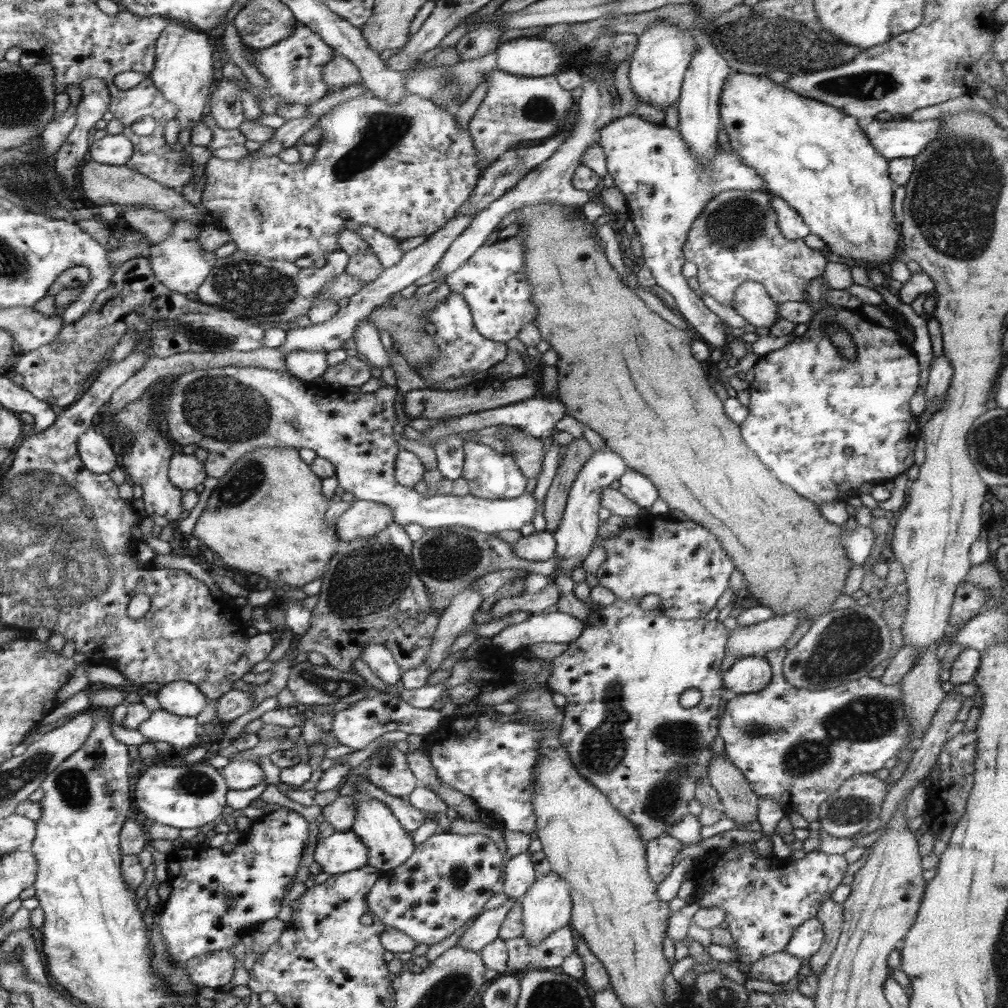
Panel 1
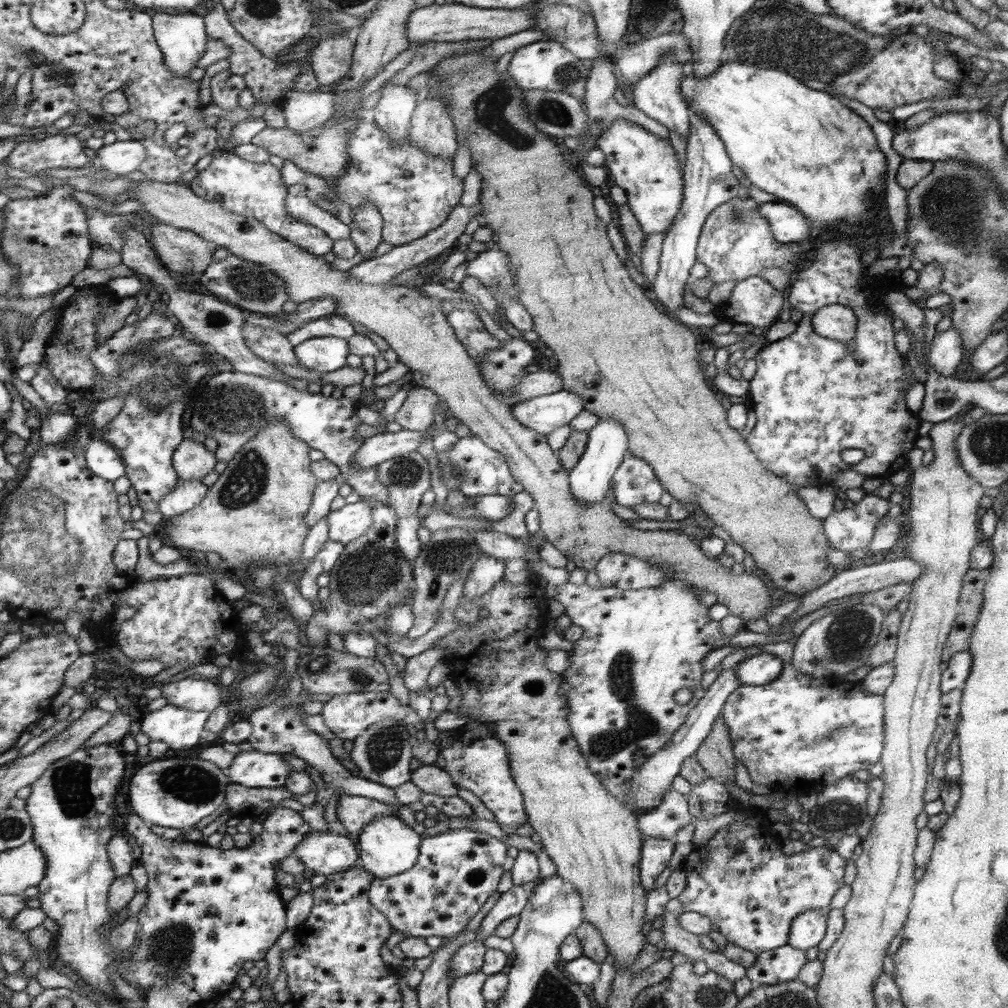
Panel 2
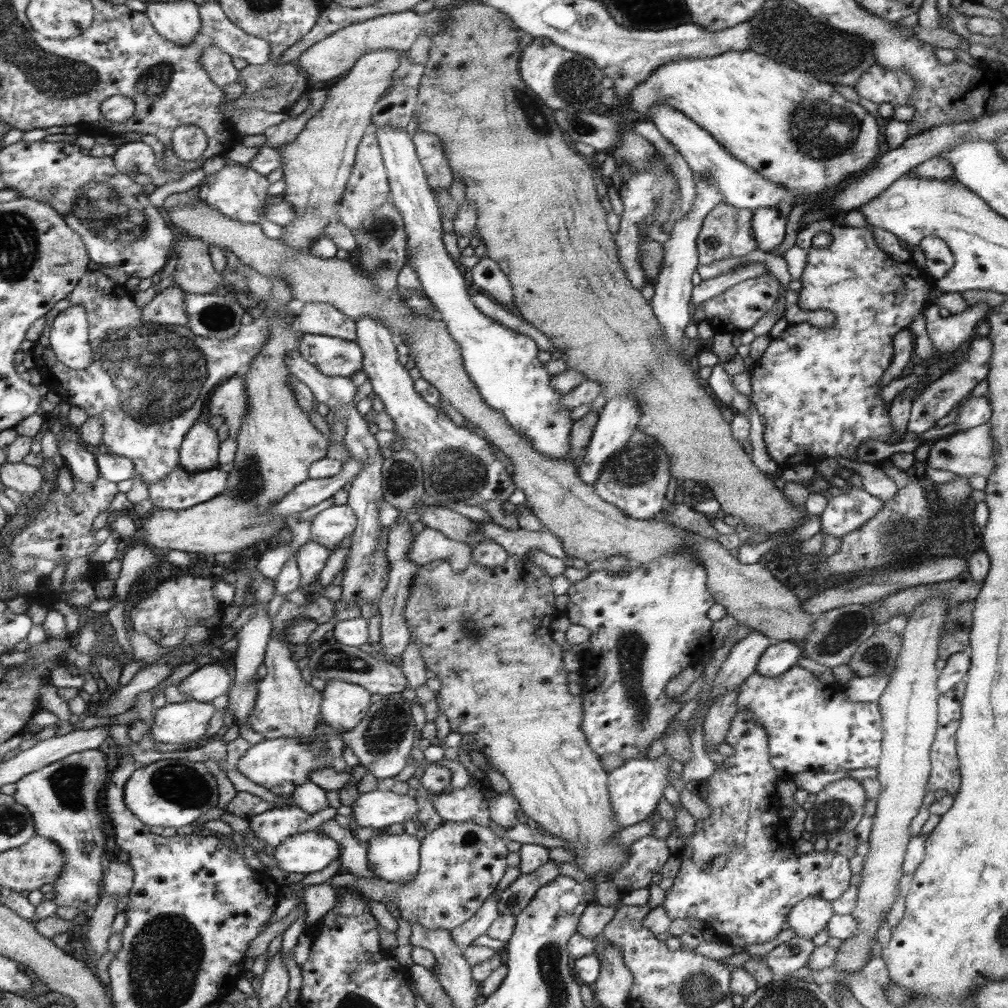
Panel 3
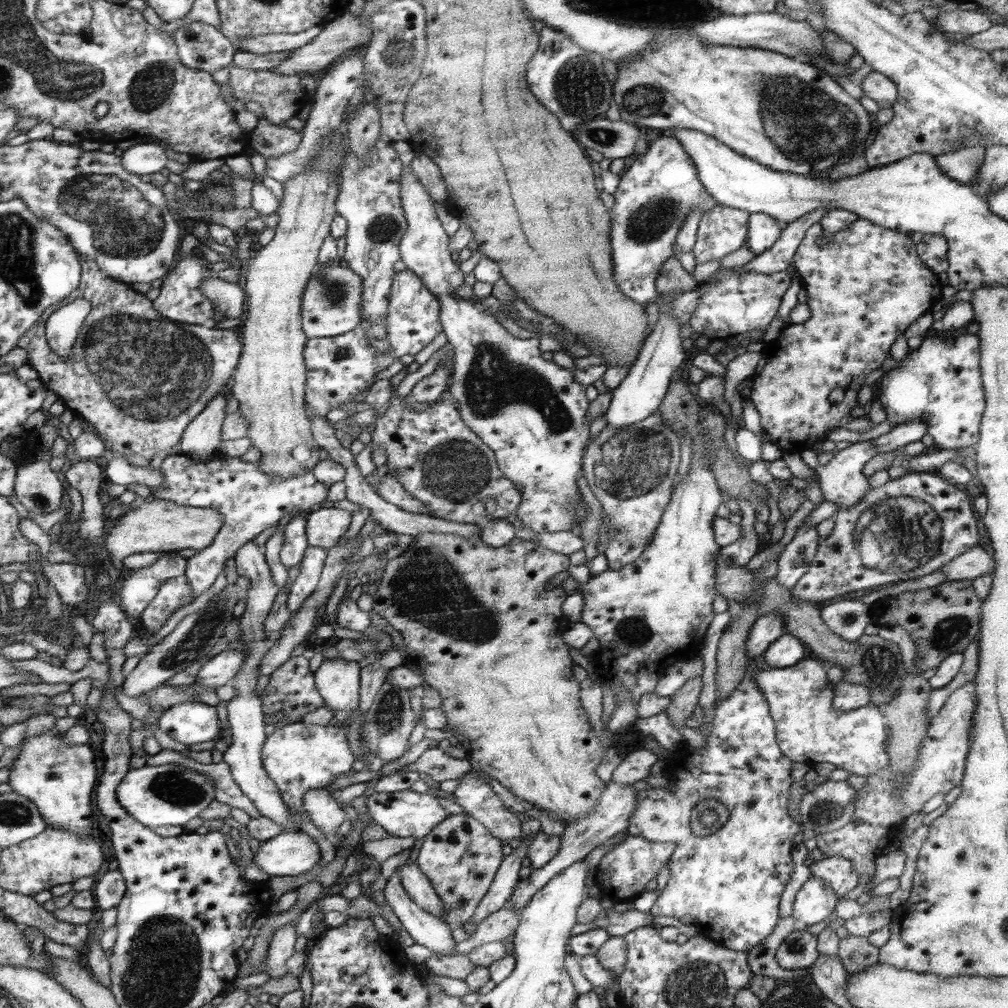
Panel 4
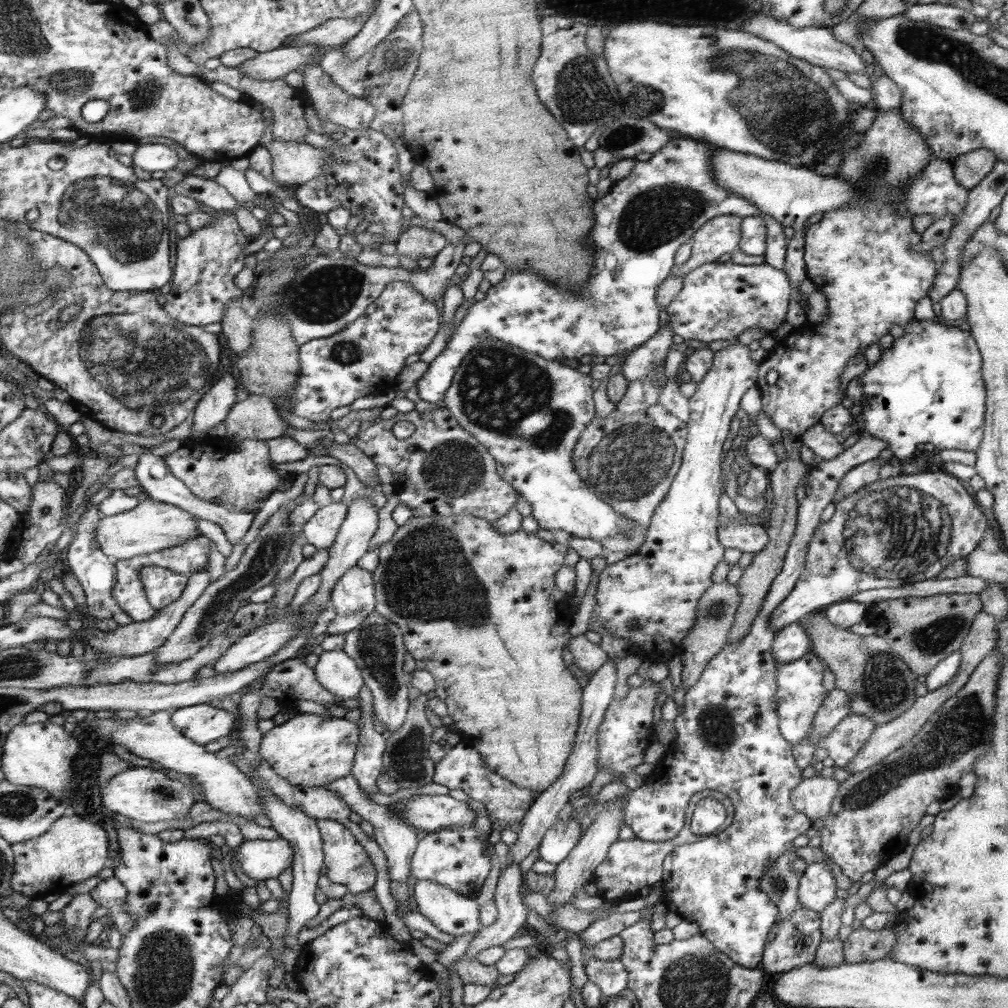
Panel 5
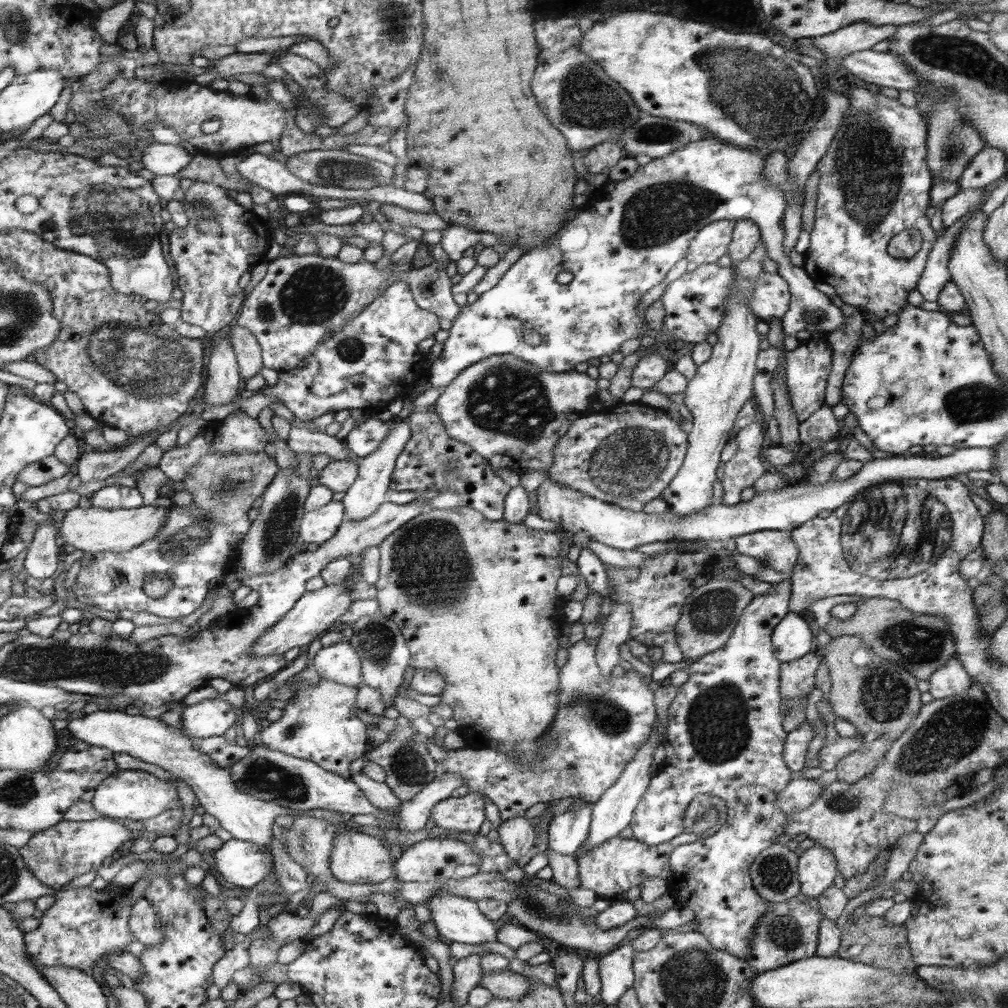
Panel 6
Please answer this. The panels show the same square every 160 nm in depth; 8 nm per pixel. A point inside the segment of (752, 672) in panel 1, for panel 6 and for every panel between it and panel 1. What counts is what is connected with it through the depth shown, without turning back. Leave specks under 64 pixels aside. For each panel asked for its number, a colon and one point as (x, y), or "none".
2: (759, 670)
3: (781, 656)
4: (788, 650)
5: (792, 643)
6: (792, 638)

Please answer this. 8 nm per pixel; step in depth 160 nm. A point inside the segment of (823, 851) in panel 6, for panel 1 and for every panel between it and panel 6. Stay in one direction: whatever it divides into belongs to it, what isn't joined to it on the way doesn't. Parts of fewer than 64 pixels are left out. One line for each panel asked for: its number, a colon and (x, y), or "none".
1: (807, 938)
2: (807, 930)
3: (811, 915)
4: (815, 901)
5: (817, 887)

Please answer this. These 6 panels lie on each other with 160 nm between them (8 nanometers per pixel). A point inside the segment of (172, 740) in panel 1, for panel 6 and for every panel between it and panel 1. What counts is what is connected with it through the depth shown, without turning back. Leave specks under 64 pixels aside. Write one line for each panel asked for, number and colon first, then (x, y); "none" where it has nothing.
2: (180, 729)
3: (183, 723)
4: (192, 722)
5: (203, 723)
6: (209, 718)

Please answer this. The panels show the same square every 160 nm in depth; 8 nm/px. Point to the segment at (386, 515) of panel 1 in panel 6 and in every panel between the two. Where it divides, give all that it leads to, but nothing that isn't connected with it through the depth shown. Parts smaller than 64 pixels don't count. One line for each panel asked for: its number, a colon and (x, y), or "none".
2: (352, 521)
3: (329, 527)
4: (324, 528)
5: (321, 530)
6: (320, 525)

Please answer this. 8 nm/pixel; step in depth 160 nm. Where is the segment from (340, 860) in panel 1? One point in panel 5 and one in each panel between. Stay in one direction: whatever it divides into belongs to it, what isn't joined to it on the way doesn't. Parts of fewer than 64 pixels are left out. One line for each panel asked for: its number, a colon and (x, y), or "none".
2: (326, 853)
3: (313, 851)
4: (290, 853)
5: (260, 859)

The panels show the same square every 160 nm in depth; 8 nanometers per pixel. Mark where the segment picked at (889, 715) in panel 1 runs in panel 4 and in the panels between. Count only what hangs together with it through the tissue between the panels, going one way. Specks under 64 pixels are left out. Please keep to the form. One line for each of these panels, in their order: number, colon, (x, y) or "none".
2: (794, 734)
3: (809, 728)
4: (808, 730)

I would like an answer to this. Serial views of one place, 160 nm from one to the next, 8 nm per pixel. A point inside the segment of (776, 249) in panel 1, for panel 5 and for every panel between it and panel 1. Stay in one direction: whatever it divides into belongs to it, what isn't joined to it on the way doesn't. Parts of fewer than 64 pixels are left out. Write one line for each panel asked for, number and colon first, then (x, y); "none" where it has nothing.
2: (736, 243)
3: (727, 233)
4: (723, 230)
5: (721, 235)

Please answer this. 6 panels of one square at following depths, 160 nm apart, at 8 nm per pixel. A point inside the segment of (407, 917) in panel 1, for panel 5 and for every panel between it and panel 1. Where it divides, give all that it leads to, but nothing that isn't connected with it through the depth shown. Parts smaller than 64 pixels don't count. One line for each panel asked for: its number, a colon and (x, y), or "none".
2: (457, 870)
3: (461, 862)
4: (460, 857)
5: (455, 857)

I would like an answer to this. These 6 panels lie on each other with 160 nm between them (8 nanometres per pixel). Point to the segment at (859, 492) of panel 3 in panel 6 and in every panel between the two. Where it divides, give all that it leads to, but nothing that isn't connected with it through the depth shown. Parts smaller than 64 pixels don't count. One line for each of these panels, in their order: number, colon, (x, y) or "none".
4: (841, 480)
5: (823, 443)
6: (821, 427)

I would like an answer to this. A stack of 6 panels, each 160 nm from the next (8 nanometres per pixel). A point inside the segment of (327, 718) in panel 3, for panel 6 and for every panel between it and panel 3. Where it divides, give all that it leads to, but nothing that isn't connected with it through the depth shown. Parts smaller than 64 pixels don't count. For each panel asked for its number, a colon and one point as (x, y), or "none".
4: (338, 681)
5: (338, 673)
6: (340, 663)

